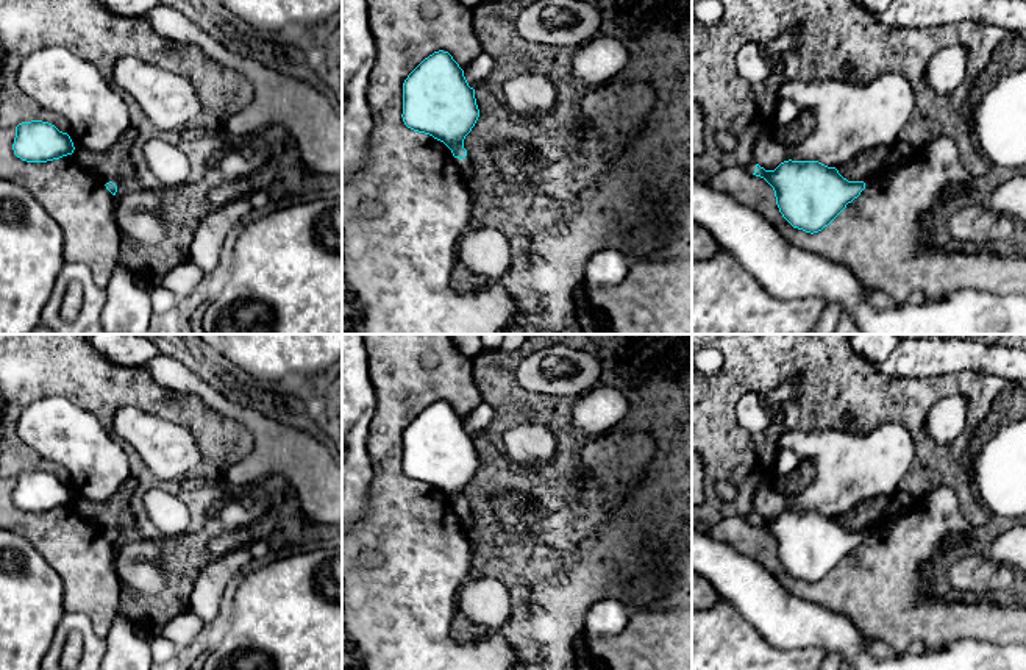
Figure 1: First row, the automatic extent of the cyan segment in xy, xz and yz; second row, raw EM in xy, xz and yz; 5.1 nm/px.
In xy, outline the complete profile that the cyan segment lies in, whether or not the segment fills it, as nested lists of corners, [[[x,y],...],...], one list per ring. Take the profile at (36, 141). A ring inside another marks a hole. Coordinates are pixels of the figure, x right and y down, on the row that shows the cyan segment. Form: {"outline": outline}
{"outline": [[[42,120],[22,122],[16,127],[14,155],[27,162],[47,162],[72,155],[75,147],[67,133]]]}

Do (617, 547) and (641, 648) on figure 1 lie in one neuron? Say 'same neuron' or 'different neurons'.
different neurons

